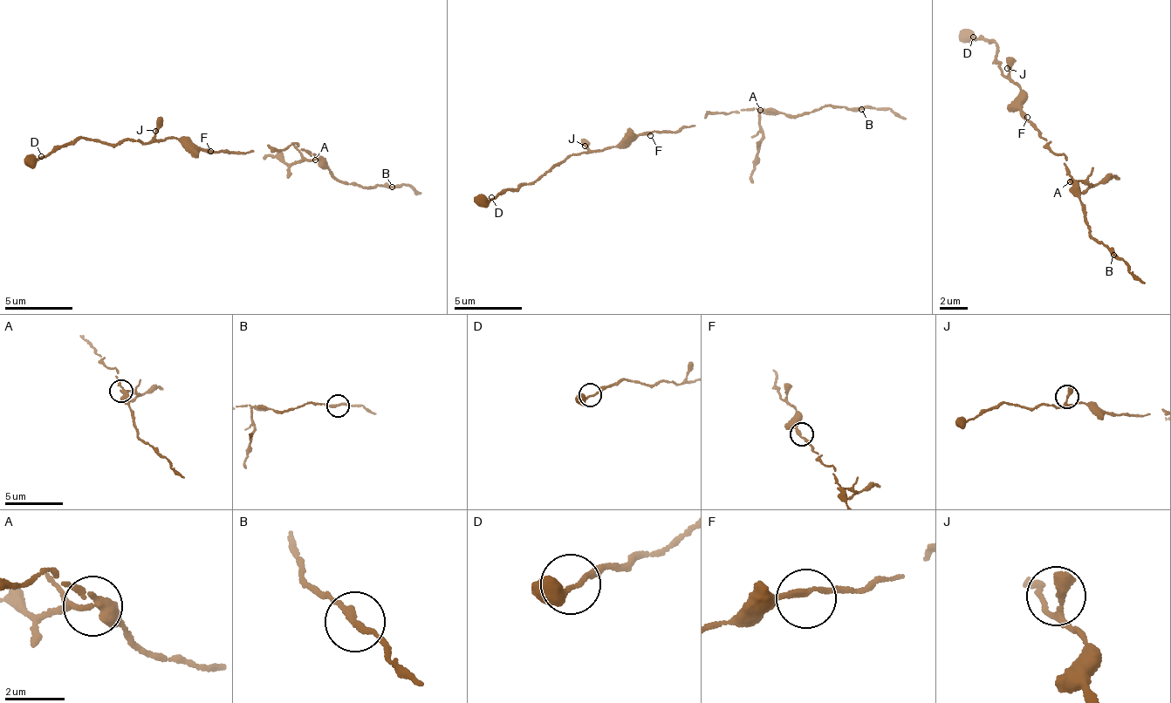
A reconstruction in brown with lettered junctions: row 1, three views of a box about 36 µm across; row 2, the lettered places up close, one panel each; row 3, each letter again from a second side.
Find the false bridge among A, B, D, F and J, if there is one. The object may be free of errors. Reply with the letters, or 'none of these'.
A

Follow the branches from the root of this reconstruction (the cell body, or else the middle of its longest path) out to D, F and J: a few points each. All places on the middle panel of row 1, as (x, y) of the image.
D: (681, 129), (645, 133), (612, 149), (578, 152), (556, 161), (533, 180), (491, 197)
F: (681, 129), (664, 134), (660, 131), (653, 132), (650, 135)
J: (681, 129), (664, 134), (660, 131), (645, 133), (612, 149), (598, 152), (585, 146)

